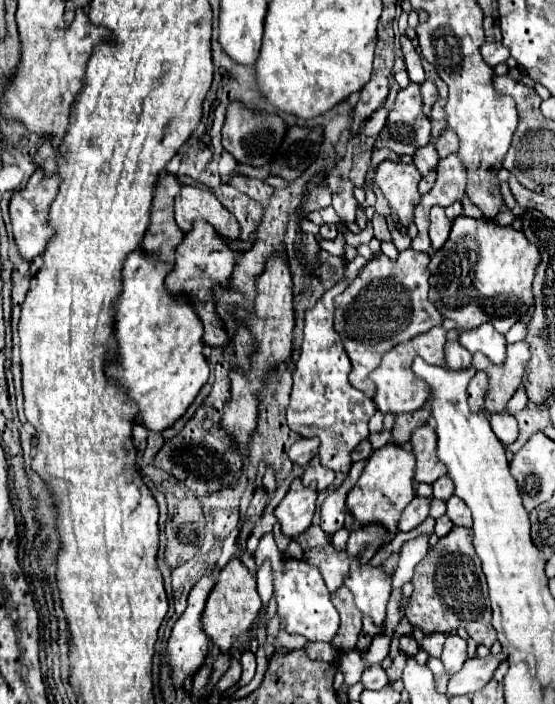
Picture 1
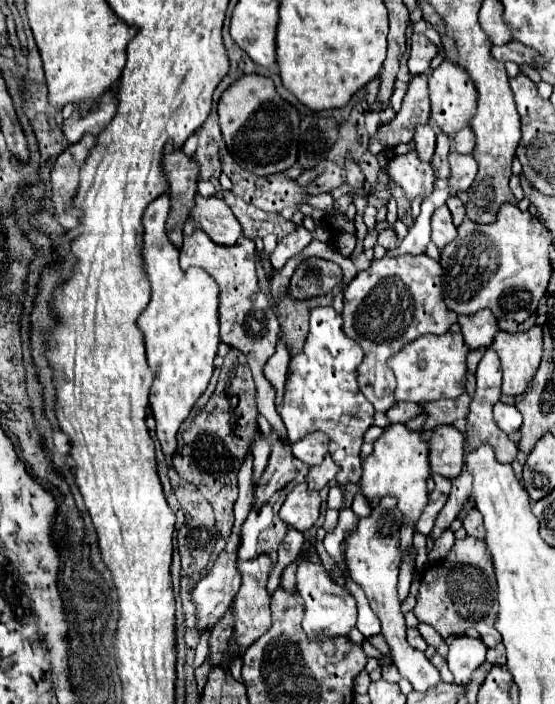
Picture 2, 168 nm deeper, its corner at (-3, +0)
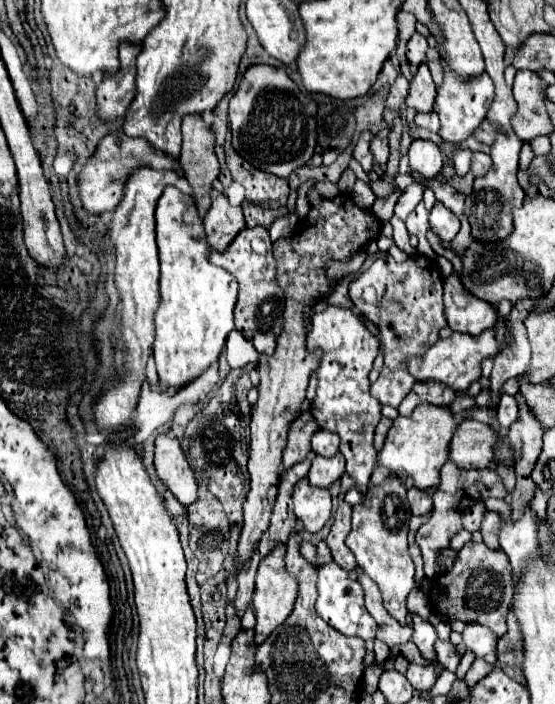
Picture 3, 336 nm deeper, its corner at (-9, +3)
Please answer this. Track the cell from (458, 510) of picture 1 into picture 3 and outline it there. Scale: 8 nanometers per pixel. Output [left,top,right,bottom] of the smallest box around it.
[481,512,499,548]

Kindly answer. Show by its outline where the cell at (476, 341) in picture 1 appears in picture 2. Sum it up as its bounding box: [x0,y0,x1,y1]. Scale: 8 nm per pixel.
[457,309,499,349]

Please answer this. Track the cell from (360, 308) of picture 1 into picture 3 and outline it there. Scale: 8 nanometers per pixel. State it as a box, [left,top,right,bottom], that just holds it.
[349,254,447,408]

